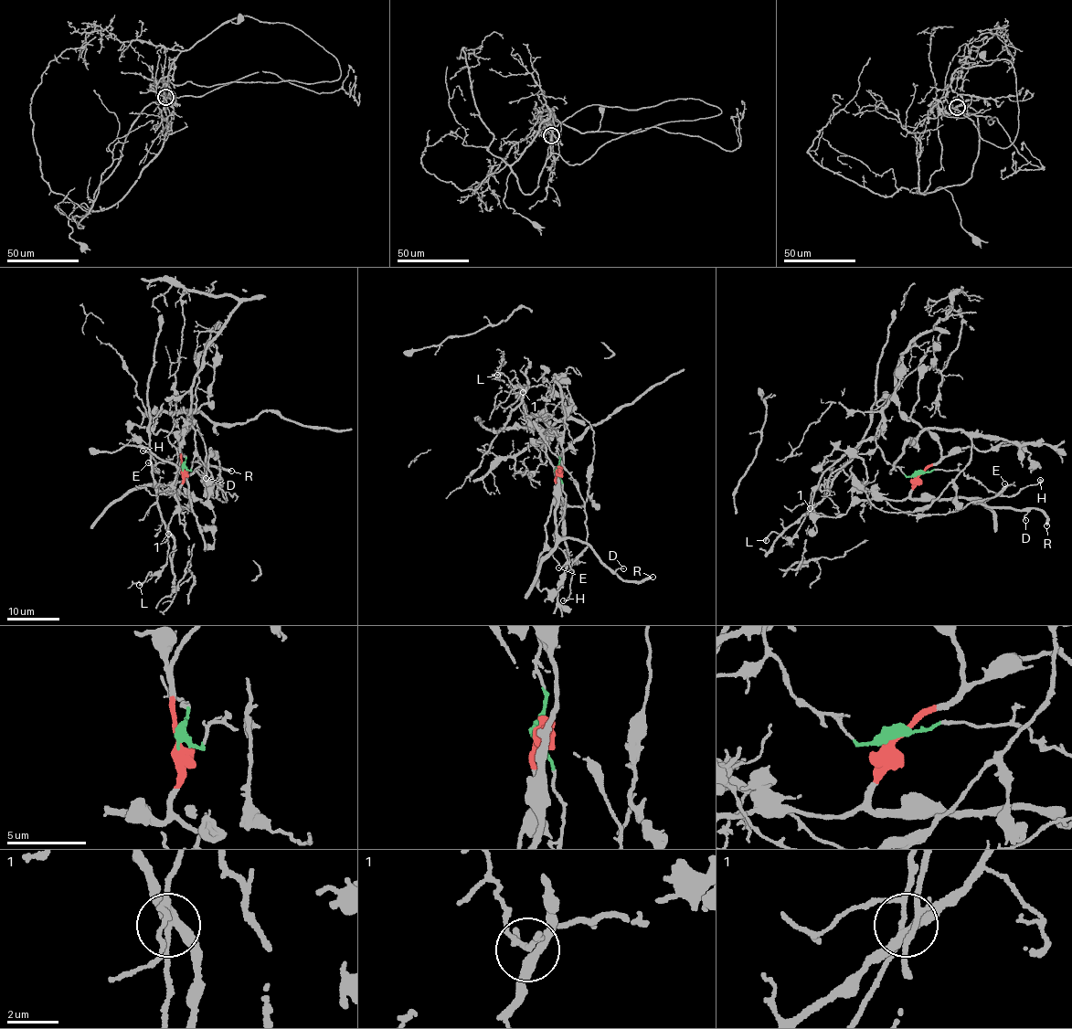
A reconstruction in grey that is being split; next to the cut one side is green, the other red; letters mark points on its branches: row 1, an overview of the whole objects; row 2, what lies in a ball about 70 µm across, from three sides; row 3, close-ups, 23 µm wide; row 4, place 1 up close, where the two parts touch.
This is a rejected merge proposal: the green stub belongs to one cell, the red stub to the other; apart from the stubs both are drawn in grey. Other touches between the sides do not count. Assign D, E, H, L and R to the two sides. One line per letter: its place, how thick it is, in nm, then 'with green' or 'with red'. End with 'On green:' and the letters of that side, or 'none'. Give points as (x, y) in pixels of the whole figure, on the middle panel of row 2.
D: place (623, 568); calibre 120 nm; with red
E: place (558, 567); calibre 120 nm; with green
H: place (563, 600); calibre 150 nm; with green
L: place (497, 375); calibre 200 nm; with green
R: place (652, 577); calibre 320 nm; with red
On green: E, H, L

